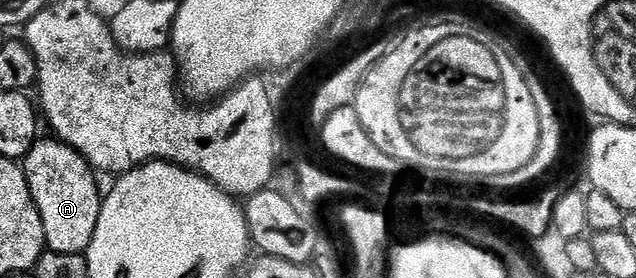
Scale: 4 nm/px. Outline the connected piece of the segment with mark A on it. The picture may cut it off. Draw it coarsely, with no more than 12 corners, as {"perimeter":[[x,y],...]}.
{"perimeter":[[37,139],[22,167],[47,251],[87,253],[102,188],[68,144]]}

